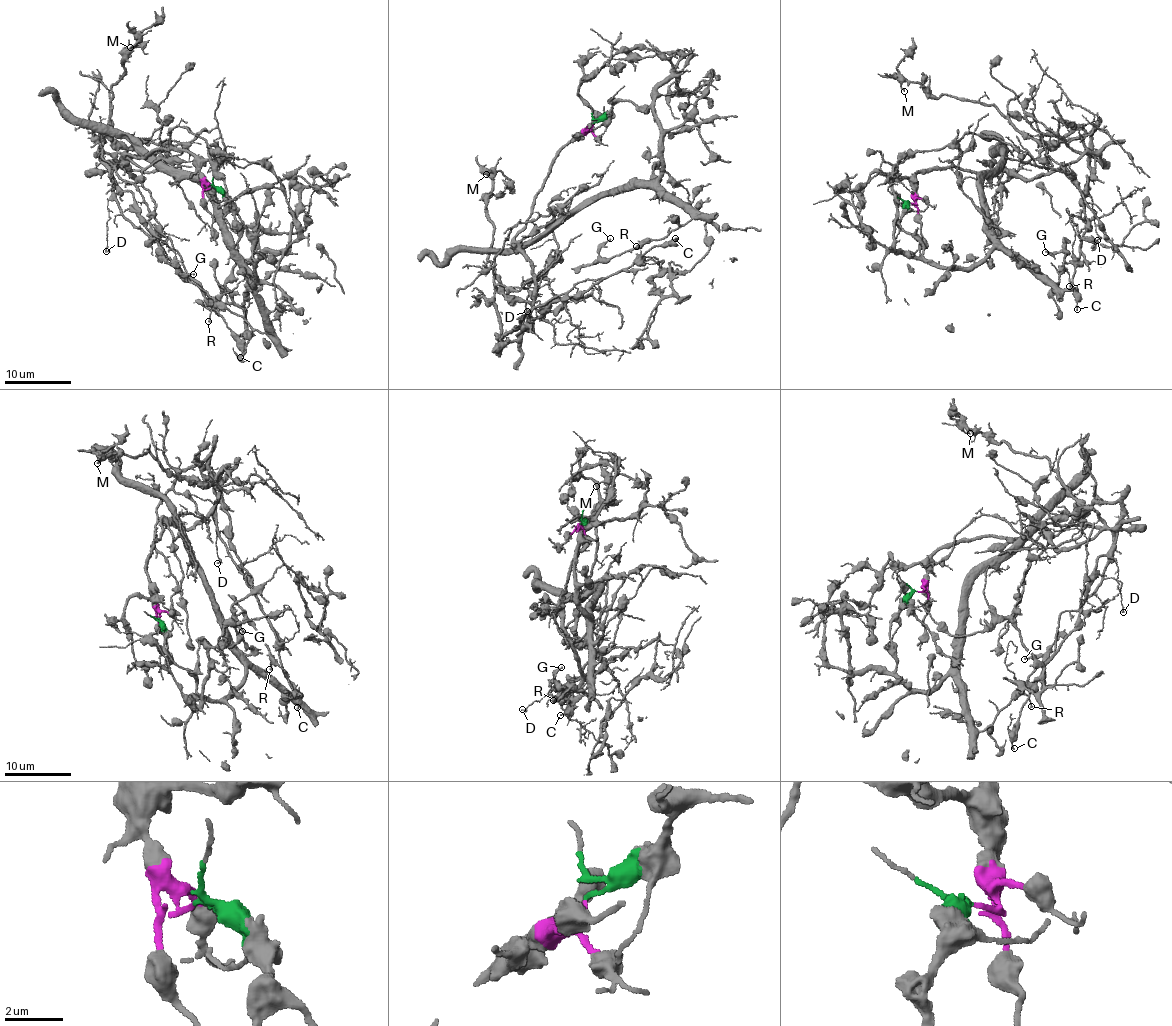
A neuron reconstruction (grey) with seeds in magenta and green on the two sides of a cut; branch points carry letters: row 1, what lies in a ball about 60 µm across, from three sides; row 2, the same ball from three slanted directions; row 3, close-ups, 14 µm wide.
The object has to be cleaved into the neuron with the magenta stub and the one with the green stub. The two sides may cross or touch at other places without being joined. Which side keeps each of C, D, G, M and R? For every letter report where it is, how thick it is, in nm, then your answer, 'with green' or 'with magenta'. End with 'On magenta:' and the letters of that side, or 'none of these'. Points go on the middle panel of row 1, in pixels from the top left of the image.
C: place (675, 238); calibre 150 nm; with magenta
D: place (527, 311); calibre 110 nm; with magenta
G: place (610, 238); calibre 150 nm; with green
M: place (486, 174); calibre 110 nm; with magenta
R: place (636, 246); calibre 150 nm; with green
On magenta: C, D, M

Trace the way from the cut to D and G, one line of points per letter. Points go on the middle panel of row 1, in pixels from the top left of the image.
D: (593, 125), (559, 152), (515, 237), (535, 284), (532, 312), (516, 328), (527, 311)
G: (593, 125), (626, 99), (651, 110), (658, 190), (691, 218), (605, 259), (600, 248), (610, 238)

